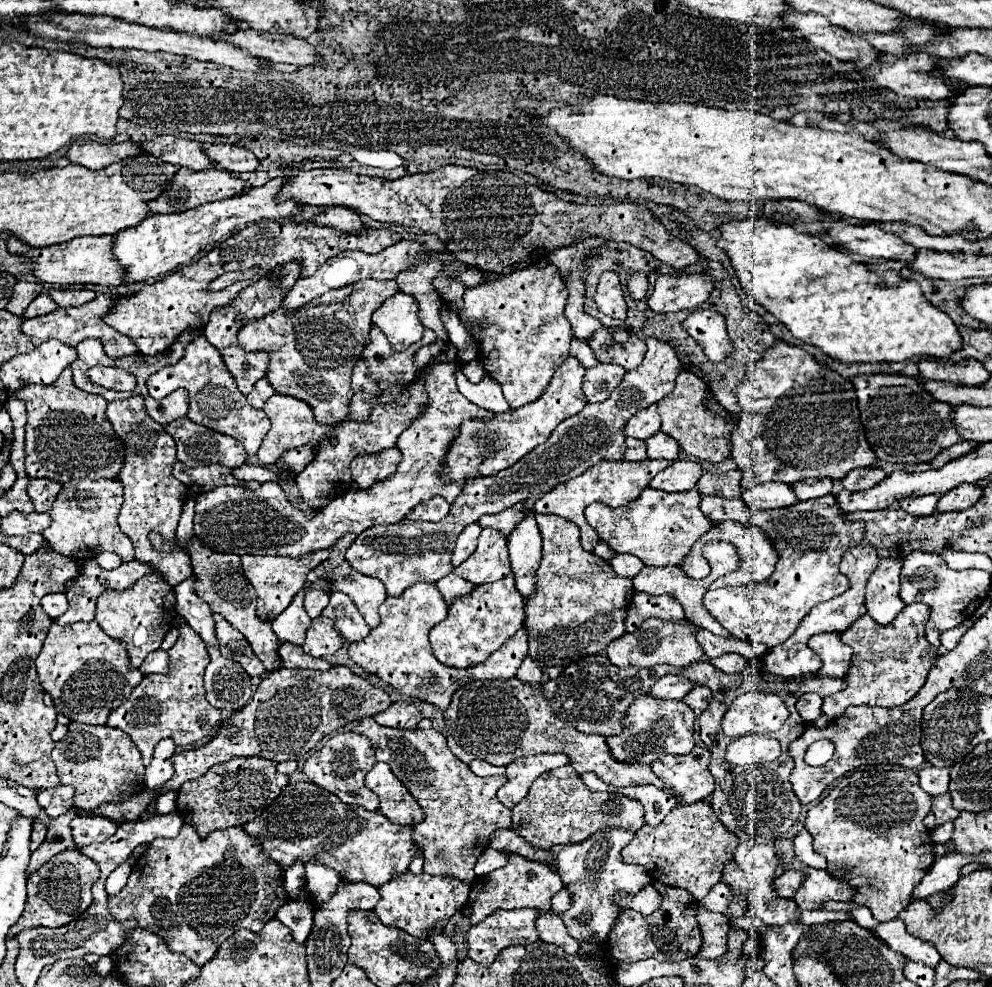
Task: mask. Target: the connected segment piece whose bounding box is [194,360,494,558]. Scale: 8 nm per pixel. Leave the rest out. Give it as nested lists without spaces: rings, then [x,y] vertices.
[[[450,360],[450,362],[438,362],[432,364],[430,370],[422,370],[422,380],[424,380],[424,390],[428,394],[428,404],[422,408],[422,412],[418,414],[416,420],[412,420],[412,424],[400,434],[396,446],[402,452],[402,460],[398,464],[398,470],[390,476],[384,478],[382,482],[376,482],[374,486],[370,486],[370,490],[348,490],[346,494],[334,498],[334,502],[330,502],[330,506],[324,506],[322,510],[316,512],[316,516],[308,518],[304,512],[300,512],[298,508],[294,508],[286,496],[284,490],[276,484],[276,482],[266,482],[262,484],[258,490],[248,490],[244,486],[220,486],[214,488],[212,492],[204,492],[198,496],[196,500],[196,518],[194,518],[194,534],[196,538],[206,544],[210,550],[214,552],[230,552],[230,554],[254,554],[254,556],[292,556],[292,558],[300,558],[302,554],[310,554],[316,550],[324,550],[330,548],[338,538],[342,538],[346,532],[354,532],[360,534],[362,530],[376,526],[376,524],[396,524],[402,522],[406,518],[406,514],[420,502],[424,502],[426,498],[440,494],[444,496],[450,504],[458,498],[458,494],[464,490],[464,482],[442,482],[442,470],[444,470],[444,458],[446,452],[450,450],[454,438],[460,434],[460,424],[464,420],[474,420],[474,418],[492,418],[494,414],[468,402],[456,388],[456,378],[454,372],[458,370],[458,360]]]

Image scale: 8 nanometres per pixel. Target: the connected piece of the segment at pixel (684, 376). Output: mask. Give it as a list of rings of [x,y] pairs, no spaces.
[[[682,370],[676,378],[674,390],[658,402],[658,414],[662,418],[662,432],[672,436],[678,442],[680,450],[714,464],[714,462],[724,460],[730,454],[728,442],[730,442],[730,432],[732,432],[736,420],[728,418],[728,416],[726,418],[714,416],[706,410],[706,406],[704,406],[706,388],[708,386],[696,374]]]

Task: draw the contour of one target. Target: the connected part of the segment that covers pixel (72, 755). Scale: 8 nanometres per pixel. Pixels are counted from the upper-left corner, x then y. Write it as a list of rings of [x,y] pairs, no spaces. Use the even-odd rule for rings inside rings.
[[[80,722],[68,724],[68,734],[56,742],[52,750],[60,784],[74,786],[74,806],[90,812],[110,802],[126,802],[134,794],[140,794],[144,784],[144,764],[134,742],[122,730],[110,726],[88,726]]]

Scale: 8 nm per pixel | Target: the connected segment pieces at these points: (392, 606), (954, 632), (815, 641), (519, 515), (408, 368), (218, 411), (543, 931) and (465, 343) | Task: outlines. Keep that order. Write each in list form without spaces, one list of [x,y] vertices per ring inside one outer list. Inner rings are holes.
[[[420,582],[410,586],[396,598],[386,598],[380,606],[380,624],[360,642],[352,642],[348,648],[348,656],[368,674],[378,676],[384,680],[394,692],[418,698],[422,702],[434,704],[442,712],[450,706],[450,698],[454,690],[462,688],[472,680],[508,680],[516,674],[520,662],[528,654],[528,636],[526,630],[518,630],[498,652],[494,652],[486,662],[472,666],[472,668],[448,668],[446,664],[438,662],[432,654],[432,646],[428,642],[428,630],[442,622],[448,614],[446,602],[442,602],[440,592],[434,584]]]
[[[966,620],[966,622],[962,622],[962,626],[956,626],[956,628],[946,630],[946,632],[940,636],[942,646],[944,646],[946,650],[954,650],[954,648],[958,646],[958,640],[962,638],[962,634],[966,634],[966,630],[968,630],[972,624],[974,624],[972,620]]]
[[[836,632],[816,634],[810,638],[808,646],[822,658],[822,666],[818,674],[828,678],[844,678],[848,666],[850,666],[850,646],[842,644]]]
[[[504,510],[504,512],[498,512],[498,514],[484,514],[478,524],[482,528],[494,528],[494,530],[500,530],[502,534],[510,534],[514,530],[514,526],[524,518],[524,512],[526,510]]]
[[[372,324],[368,342],[362,350],[362,356],[352,370],[352,392],[354,392],[354,396],[348,404],[348,418],[354,422],[368,422],[370,410],[374,406],[380,406],[380,404],[388,406],[388,404],[398,402],[398,394],[402,394],[402,390],[406,390],[406,386],[410,386],[418,376],[418,370],[414,370],[414,364],[412,364],[414,352],[418,348],[434,342],[434,340],[436,340],[436,334],[432,330],[424,330],[424,336],[422,336],[422,340],[418,340],[418,344],[408,346],[404,352],[394,352],[390,342],[382,334],[382,330]]]
[[[194,338],[186,348],[184,356],[174,366],[166,366],[164,370],[152,374],[146,382],[150,396],[160,400],[178,388],[186,388],[190,392],[190,410],[188,418],[192,422],[204,424],[216,432],[228,434],[240,440],[248,454],[256,454],[260,442],[270,430],[270,420],[266,418],[264,410],[256,410],[246,402],[246,396],[236,388],[234,378],[226,370],[220,352],[204,338]]]
[[[542,912],[538,918],[536,918],[536,928],[538,928],[538,934],[540,934],[540,940],[544,942],[552,942],[552,944],[558,944],[562,946],[568,954],[576,954],[578,952],[578,940],[574,940],[562,918],[558,914],[552,914],[552,912]]]
[[[442,310],[442,322],[444,322],[446,330],[448,330],[450,342],[452,342],[458,350],[470,346],[470,334],[468,334],[466,328],[462,326],[462,322],[458,320],[456,312],[452,312],[452,310]]]

